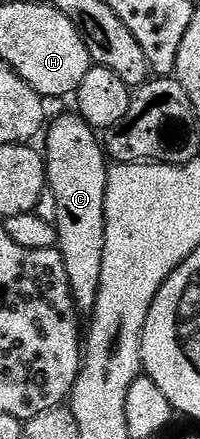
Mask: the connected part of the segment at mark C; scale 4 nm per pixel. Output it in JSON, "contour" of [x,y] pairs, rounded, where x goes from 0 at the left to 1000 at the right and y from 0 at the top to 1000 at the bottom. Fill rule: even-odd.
{"contour":[[[395,260],[320,264],[265,282],[255,276],[235,310],[240,330],[210,337],[210,353],[230,367],[230,428],[290,478],[280,554],[320,590],[330,633],[350,633],[350,661],[380,681],[380,699],[405,713],[440,715],[480,699],[510,642],[530,560],[520,490],[550,364],[480,294],[455,292]]]}

